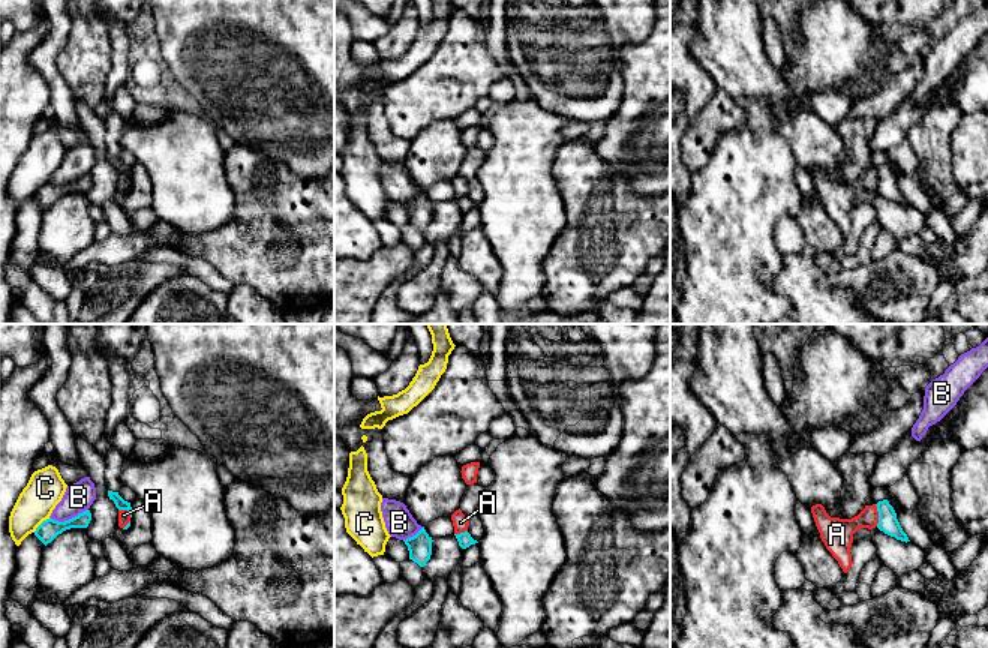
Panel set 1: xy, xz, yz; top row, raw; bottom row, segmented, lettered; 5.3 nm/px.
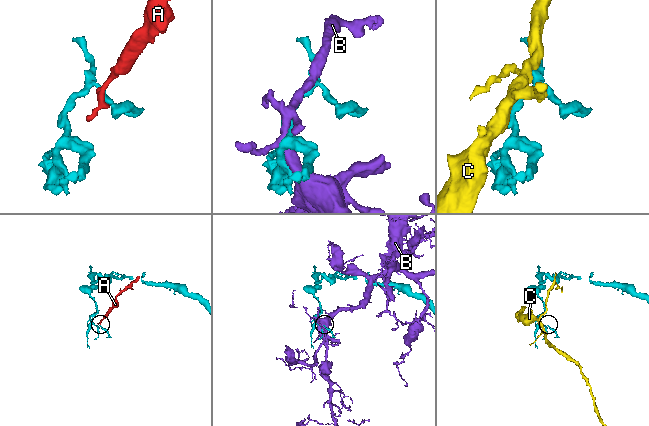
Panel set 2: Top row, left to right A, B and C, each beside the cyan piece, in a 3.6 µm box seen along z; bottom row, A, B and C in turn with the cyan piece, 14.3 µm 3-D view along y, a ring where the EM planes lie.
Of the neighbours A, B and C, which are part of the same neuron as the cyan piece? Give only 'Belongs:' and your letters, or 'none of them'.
Belongs: none of them

